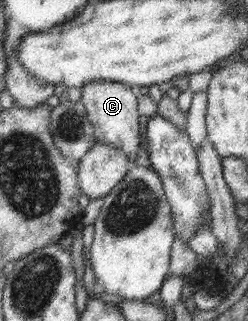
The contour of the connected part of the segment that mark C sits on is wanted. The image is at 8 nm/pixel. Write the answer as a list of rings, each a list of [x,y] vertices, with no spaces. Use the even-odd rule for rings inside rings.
[[[89,81],[80,88],[80,101],[84,104],[96,140],[125,152],[128,168],[137,166],[141,128],[139,127],[138,100],[134,88],[113,81]]]

